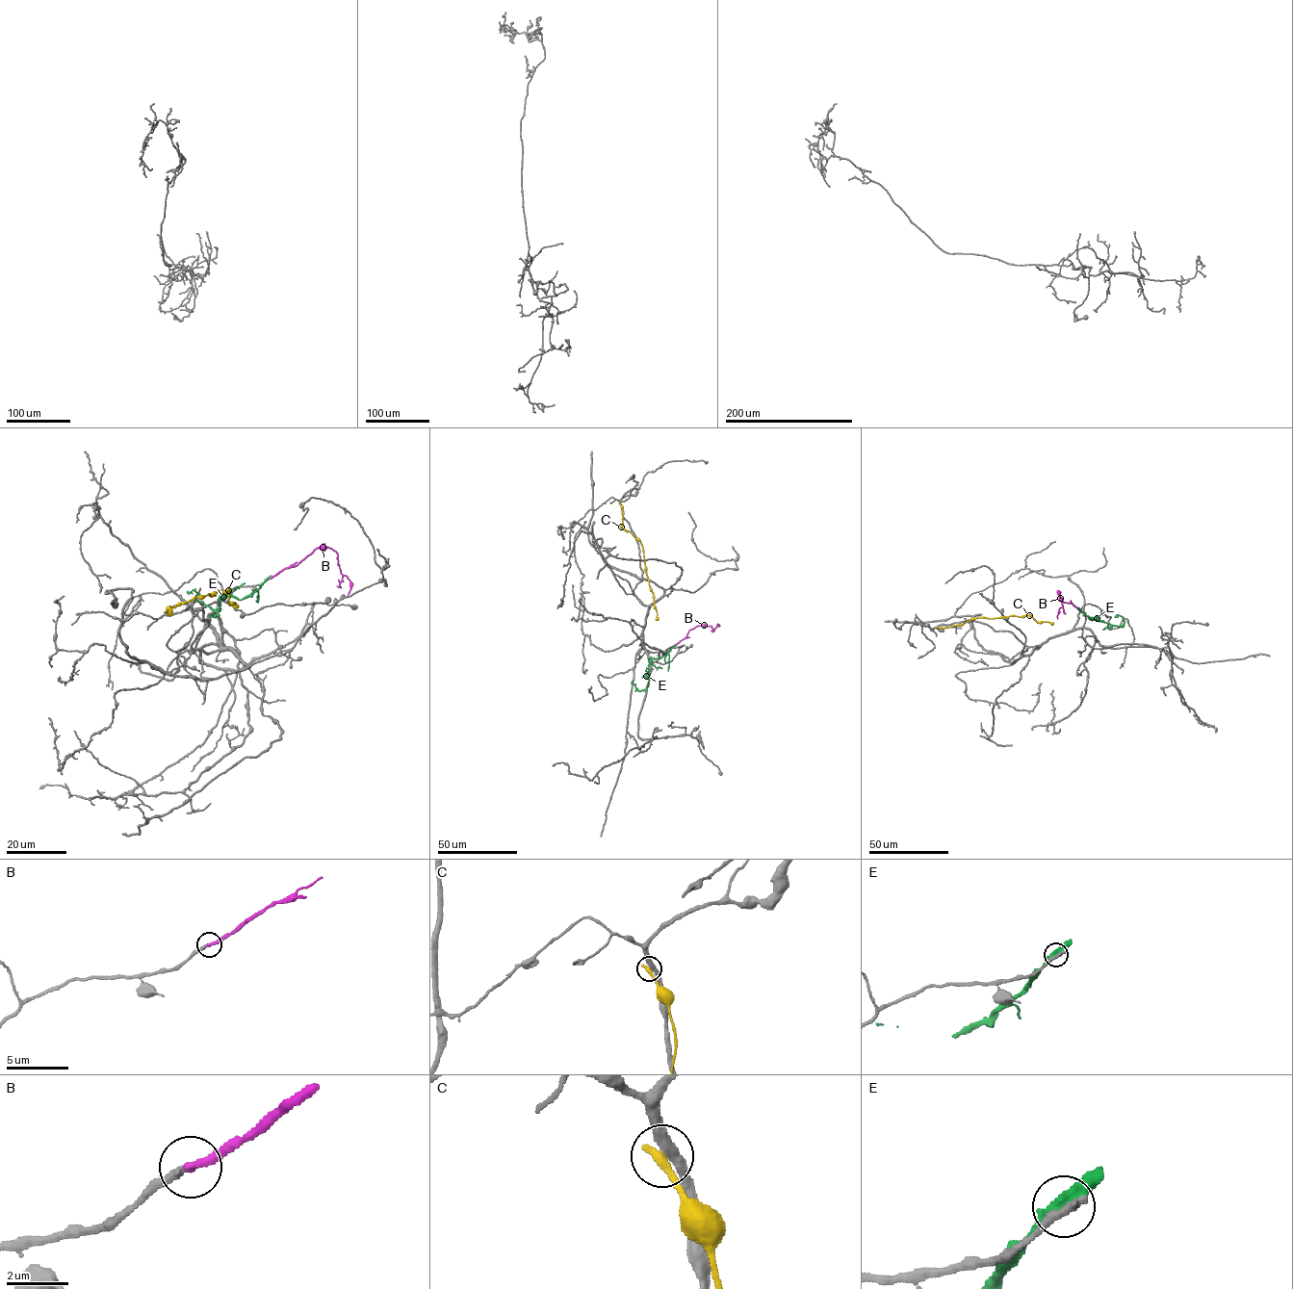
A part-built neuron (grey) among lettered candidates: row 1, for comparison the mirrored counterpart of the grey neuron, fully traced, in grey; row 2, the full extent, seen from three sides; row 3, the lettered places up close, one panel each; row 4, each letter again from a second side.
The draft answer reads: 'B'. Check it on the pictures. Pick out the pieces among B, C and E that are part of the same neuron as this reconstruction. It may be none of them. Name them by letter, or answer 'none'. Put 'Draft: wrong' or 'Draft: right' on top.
Draft: right
B

